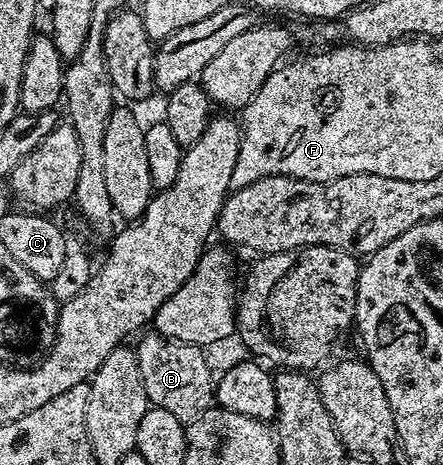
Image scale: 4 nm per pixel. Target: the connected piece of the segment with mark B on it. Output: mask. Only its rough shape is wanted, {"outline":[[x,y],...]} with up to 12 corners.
{"outline":[[158,333],[134,348],[148,404],[184,425],[213,407],[204,348]]}

